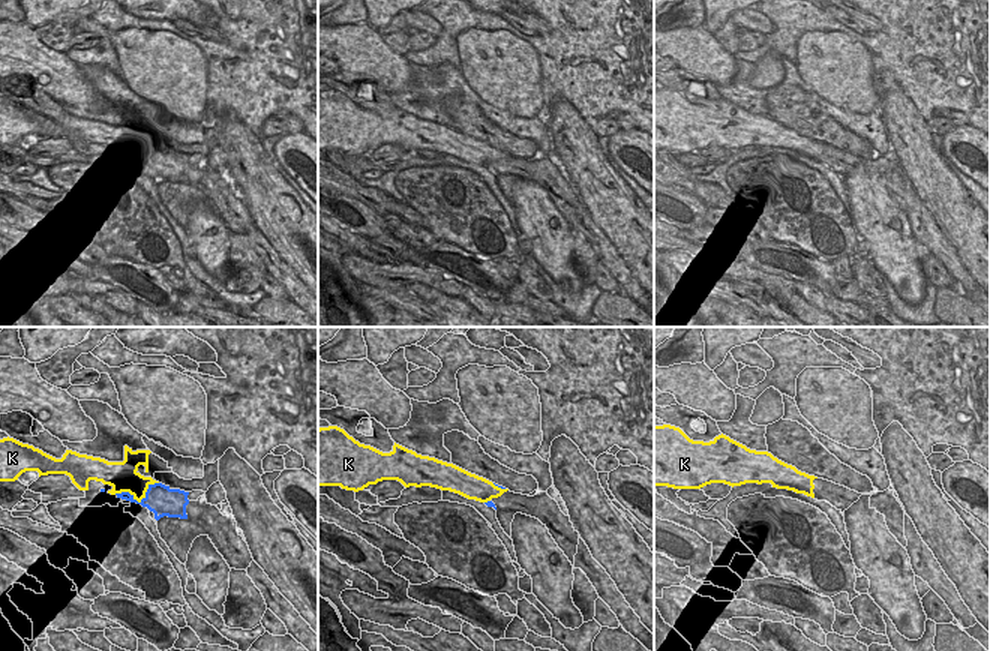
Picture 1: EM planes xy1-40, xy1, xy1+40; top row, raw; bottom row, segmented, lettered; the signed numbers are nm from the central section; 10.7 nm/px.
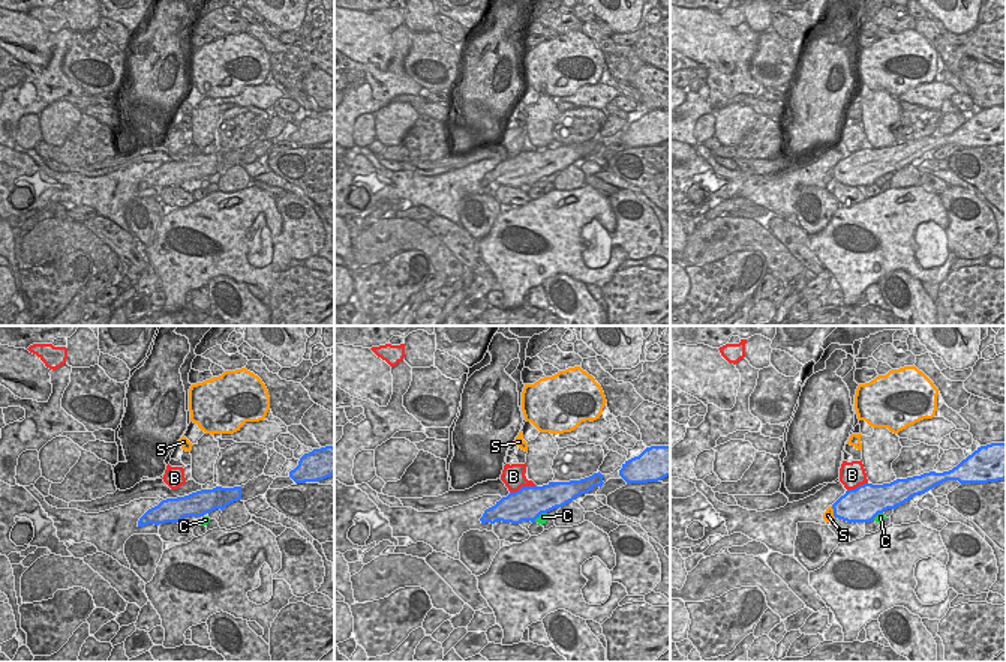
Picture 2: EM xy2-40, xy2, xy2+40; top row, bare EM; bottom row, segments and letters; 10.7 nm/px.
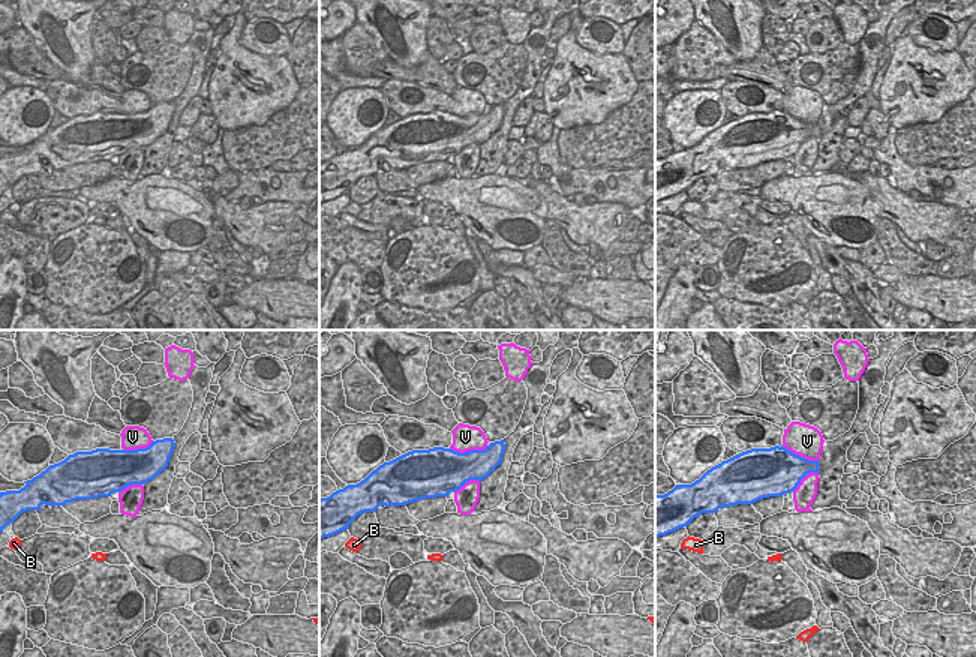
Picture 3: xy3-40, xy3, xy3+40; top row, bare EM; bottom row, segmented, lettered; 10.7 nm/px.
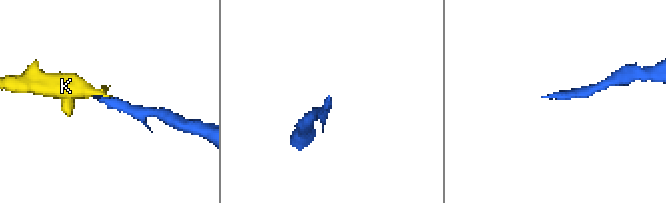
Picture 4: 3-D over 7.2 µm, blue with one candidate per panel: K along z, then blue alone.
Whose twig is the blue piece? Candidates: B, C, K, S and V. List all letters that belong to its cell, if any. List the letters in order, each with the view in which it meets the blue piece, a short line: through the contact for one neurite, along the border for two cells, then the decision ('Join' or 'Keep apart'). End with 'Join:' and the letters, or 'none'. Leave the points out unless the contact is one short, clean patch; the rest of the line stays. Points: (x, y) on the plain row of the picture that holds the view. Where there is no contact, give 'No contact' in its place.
B: Touches blue in xy2. Keep apart
C: Touches blue in xy2. Line: xy2 (546, 176), (534, 185). Keep apart
K: Touches blue in xy1-40. Join
S: Touches blue in xy2+40. Line: xy2+40 (831, 170), (835, 180). Keep apart
V: Touches blue in xy3. Keep apart
Join: K.

